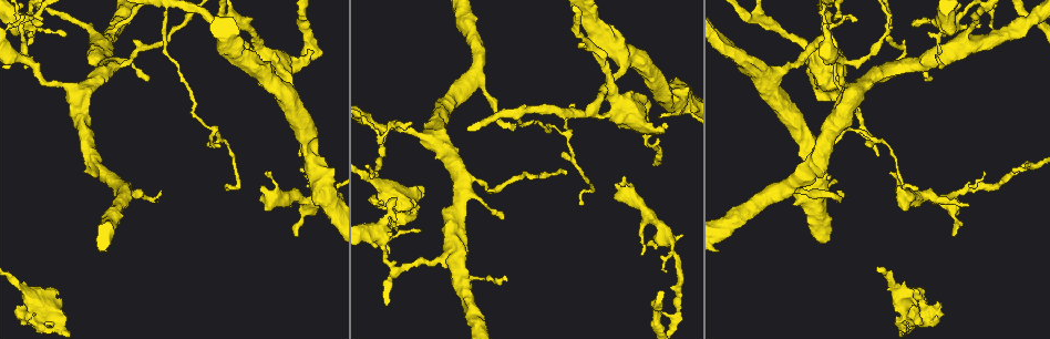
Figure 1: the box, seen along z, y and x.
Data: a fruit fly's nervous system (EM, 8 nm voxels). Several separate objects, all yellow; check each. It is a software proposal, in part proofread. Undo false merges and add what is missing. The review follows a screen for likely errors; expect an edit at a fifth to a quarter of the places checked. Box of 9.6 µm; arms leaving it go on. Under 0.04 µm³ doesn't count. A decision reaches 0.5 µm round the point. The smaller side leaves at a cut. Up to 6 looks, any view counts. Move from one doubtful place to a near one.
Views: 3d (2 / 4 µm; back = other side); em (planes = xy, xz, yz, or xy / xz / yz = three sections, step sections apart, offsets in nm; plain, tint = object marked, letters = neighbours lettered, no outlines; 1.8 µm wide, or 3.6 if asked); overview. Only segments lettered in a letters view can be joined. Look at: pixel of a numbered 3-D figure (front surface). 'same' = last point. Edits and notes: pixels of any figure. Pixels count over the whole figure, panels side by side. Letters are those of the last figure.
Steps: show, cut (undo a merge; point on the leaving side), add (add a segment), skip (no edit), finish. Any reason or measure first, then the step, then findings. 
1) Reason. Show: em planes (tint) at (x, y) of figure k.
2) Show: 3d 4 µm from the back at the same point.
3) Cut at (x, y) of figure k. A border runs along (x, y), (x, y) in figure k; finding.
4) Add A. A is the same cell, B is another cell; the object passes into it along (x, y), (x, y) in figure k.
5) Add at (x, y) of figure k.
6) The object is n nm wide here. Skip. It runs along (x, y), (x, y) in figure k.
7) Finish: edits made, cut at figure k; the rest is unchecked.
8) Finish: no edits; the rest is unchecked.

Three-way junction. Show: em planes (letters) at (823, 9) of figure 1.

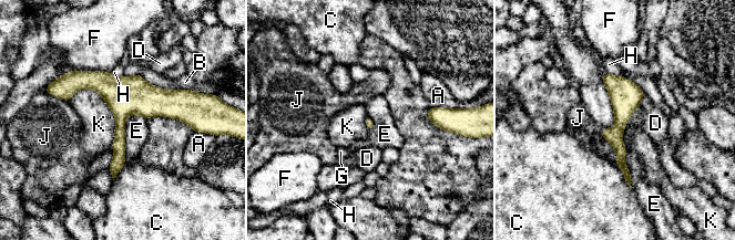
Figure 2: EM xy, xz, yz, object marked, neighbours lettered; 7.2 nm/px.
The object is 70 nm wide here. Skip. A, B, C, D, E, F, G, H, J and K are other cells; it runs along (62, 94), (103, 82), (189, 116) in figure 2; all the same neuron.

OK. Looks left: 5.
A fork. Show: em planes (letters) at (948, 23) of figure 1.

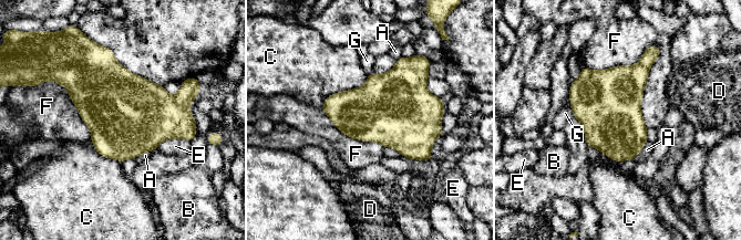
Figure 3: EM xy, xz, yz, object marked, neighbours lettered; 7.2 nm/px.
Cut at (146, 114) of figure 3. A, B, C, D, E, F and G are other cells; a border runs along (172, 96), (177, 104), (188, 106) in figure 3; two neurons meet here.

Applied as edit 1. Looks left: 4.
Side arm on a straight run. Show: em 3.6 µm yz step 8 (letters) at (683, 105) of figure 1.

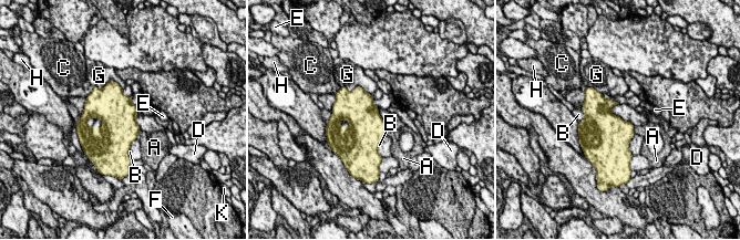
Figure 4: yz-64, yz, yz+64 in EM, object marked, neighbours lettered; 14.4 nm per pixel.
Skip. A, B, C, D, E, F, G, H and K are other cells; continuous, no second neuron.

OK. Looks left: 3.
Finish: edits made, cut at figure 3; the rest is unchecked.

